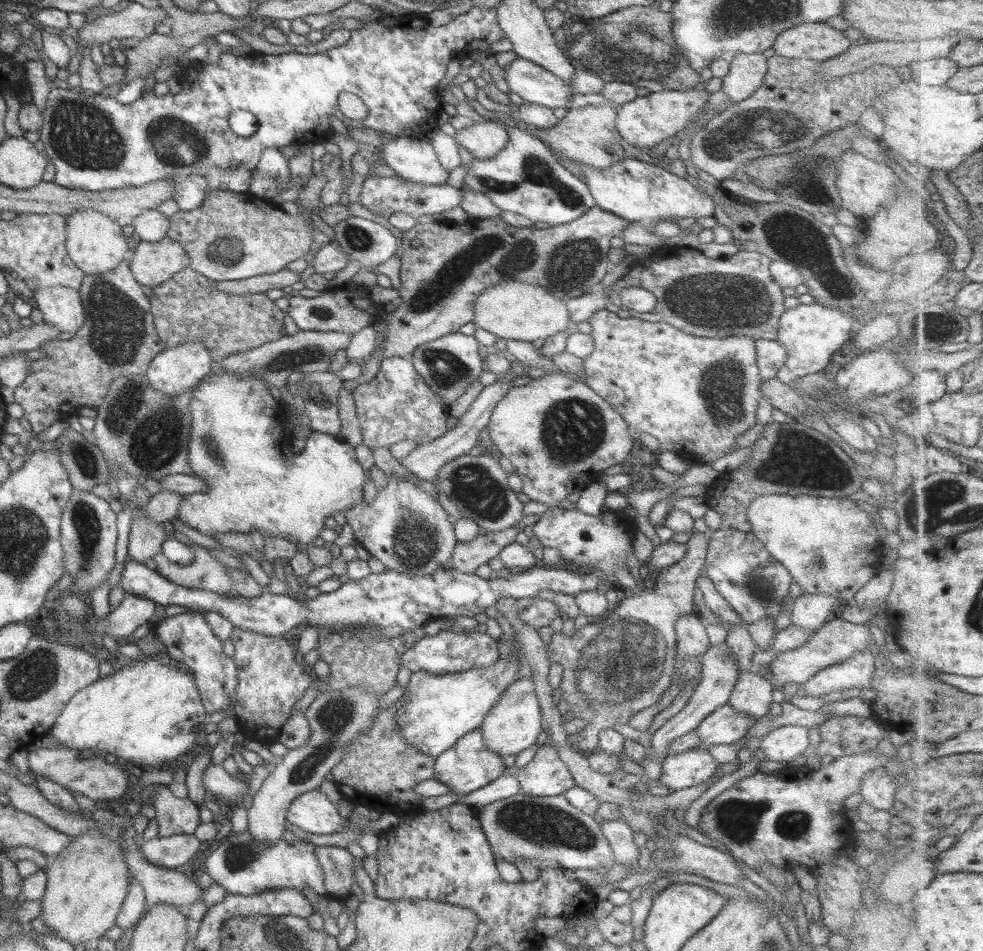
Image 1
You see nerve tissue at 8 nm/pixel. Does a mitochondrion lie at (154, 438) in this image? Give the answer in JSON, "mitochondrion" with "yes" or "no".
{"mitochondrion":"yes"}

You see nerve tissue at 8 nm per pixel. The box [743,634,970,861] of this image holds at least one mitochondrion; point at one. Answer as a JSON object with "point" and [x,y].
{"point":[939,703]}

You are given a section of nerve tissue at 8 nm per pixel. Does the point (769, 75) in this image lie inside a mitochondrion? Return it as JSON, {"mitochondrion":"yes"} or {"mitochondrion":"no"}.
{"mitochondrion":"no"}

